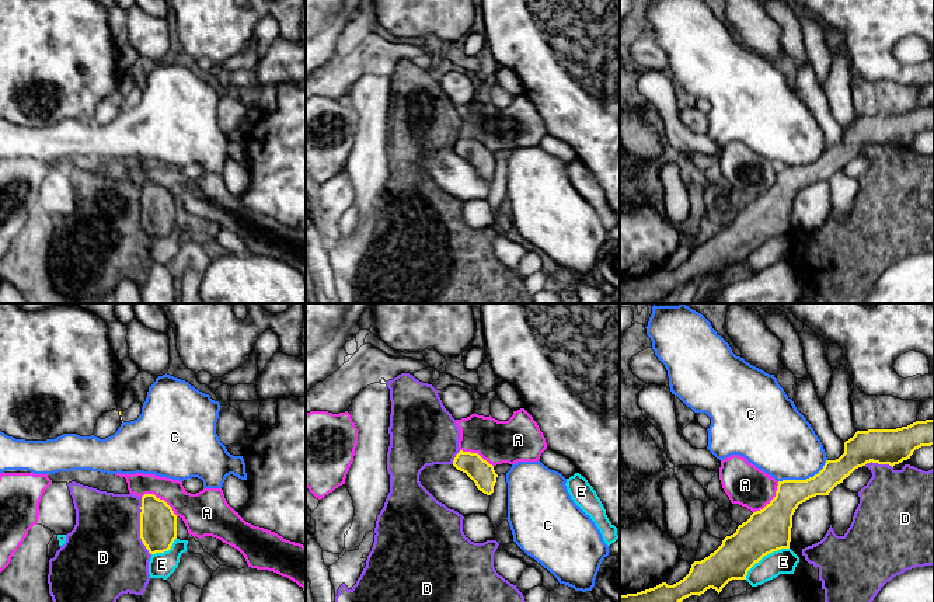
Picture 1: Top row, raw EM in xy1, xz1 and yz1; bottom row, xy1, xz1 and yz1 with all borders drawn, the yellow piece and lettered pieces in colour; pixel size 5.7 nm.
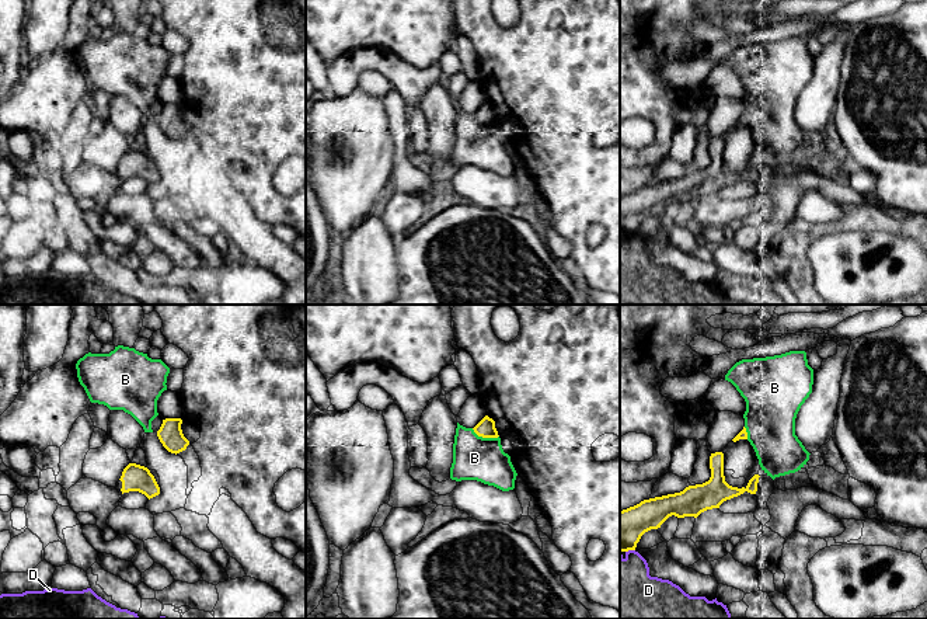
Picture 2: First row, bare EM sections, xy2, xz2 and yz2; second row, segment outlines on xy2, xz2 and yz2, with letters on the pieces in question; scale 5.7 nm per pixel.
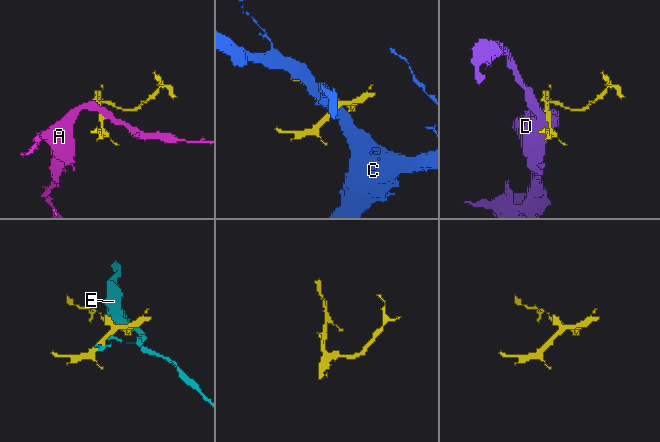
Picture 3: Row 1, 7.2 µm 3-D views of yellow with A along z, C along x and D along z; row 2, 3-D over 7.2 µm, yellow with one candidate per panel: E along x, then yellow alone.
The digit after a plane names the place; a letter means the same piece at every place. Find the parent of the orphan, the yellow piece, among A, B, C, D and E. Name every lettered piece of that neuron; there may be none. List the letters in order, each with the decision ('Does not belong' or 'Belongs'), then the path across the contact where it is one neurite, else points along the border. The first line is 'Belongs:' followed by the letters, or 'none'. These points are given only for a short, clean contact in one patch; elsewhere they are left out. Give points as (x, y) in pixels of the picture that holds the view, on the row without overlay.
Belongs: B
A: Does not belong. Boundary: xy1 (142, 181), (154, 180), (177, 202)
B: Belongs
C: Does not belong
D: Does not belong
E: Does not belong. Boundary: yz1 (788, 233), (765, 240), (748, 257), (745, 264)

